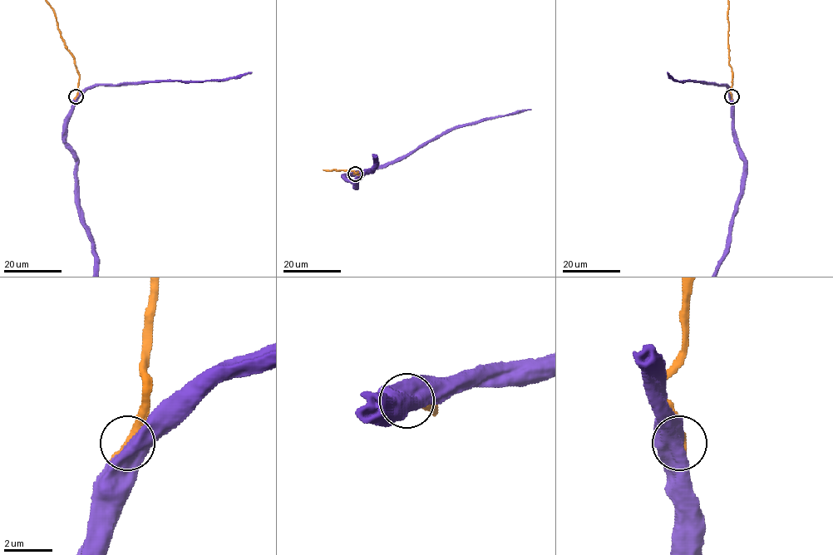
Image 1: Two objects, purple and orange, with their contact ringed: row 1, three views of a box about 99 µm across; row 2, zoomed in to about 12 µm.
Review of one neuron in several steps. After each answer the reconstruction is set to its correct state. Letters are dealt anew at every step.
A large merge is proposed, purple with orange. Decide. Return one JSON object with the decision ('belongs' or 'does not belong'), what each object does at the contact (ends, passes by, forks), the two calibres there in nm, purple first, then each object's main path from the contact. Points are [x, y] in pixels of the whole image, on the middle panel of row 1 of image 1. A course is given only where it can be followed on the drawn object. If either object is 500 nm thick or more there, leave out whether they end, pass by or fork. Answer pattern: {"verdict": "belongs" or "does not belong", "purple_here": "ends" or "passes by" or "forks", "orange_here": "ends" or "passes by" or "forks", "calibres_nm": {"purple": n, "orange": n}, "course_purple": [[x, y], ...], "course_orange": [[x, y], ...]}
{"verdict": "belongs", "calibres_nm": {"purple": 650, "orange": 400}}

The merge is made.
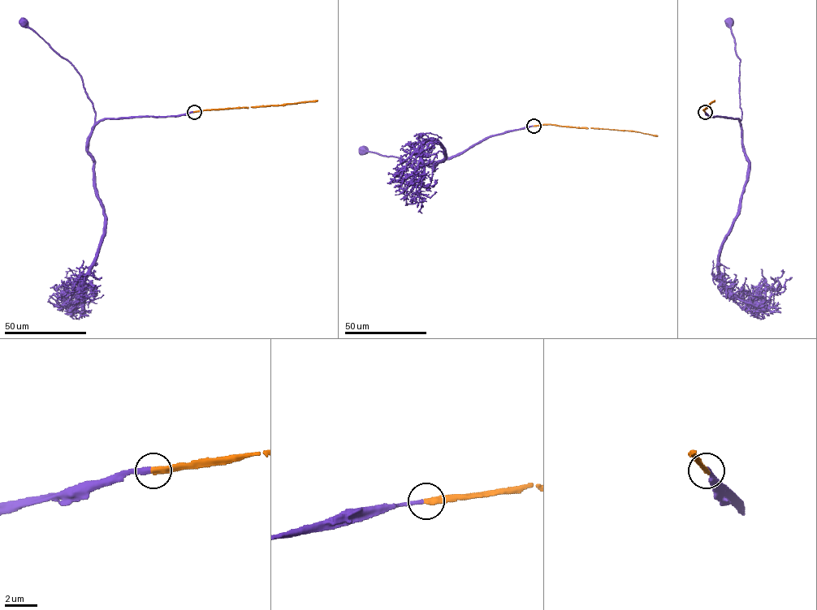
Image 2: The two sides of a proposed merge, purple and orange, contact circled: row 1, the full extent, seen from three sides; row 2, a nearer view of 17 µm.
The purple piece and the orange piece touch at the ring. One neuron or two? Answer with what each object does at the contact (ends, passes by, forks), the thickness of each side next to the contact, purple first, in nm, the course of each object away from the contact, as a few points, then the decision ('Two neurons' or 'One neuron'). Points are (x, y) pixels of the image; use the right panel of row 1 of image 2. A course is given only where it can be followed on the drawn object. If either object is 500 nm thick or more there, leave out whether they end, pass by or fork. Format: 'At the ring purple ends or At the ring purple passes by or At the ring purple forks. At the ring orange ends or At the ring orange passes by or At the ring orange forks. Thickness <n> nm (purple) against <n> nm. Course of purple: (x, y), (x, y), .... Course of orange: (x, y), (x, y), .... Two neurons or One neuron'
At the ring purple ends. At the ring orange ends. Thickness 280 nm (purple) against 360 nm. Course of purple: (704, 112), (709, 116), (737, 118), (740, 122), (741, 118), (740, 59), (736, 54), (735, 40), (728, 22). Course of orange: (704, 112), (703, 109), (715, 100). One neuron

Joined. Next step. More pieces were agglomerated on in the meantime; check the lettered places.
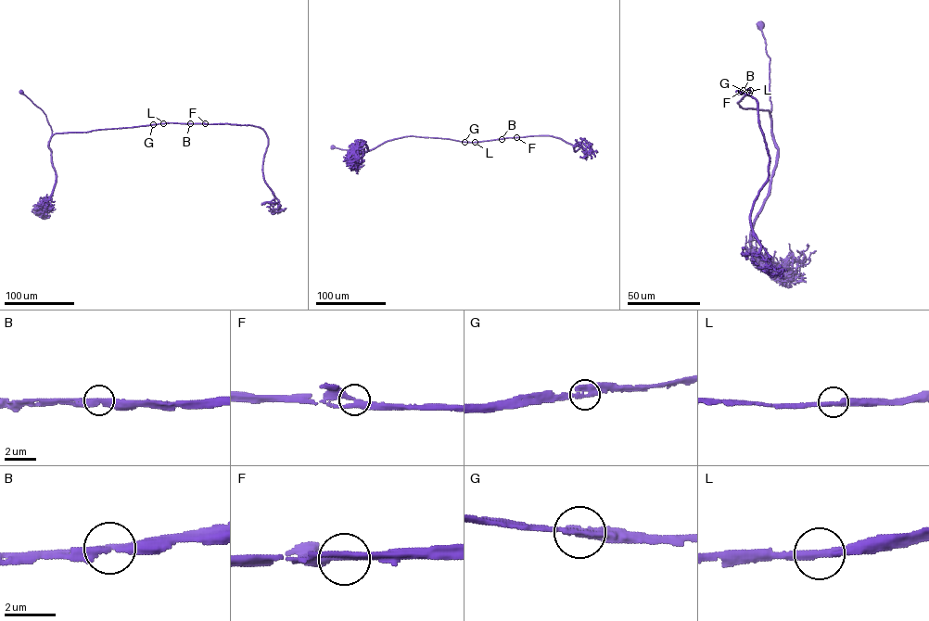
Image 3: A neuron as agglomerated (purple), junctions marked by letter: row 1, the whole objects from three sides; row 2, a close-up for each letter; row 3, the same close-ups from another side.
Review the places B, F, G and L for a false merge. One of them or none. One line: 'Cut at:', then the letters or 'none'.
Cut at: none

